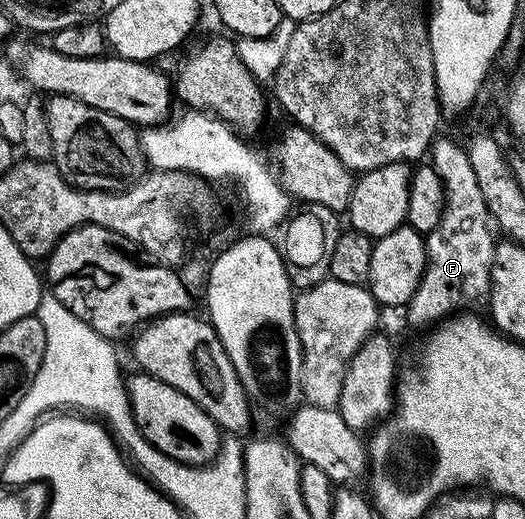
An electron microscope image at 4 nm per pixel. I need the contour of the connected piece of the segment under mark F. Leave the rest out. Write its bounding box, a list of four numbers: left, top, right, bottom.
[407,137,495,328]

